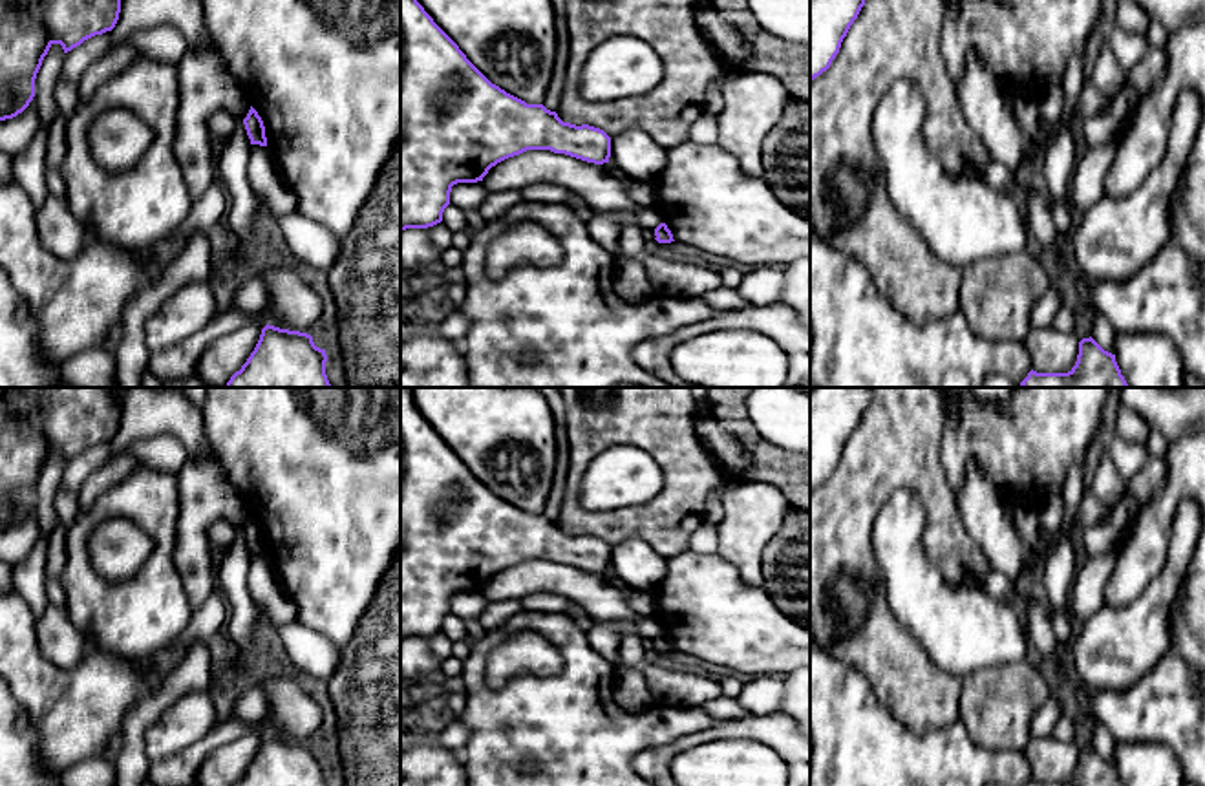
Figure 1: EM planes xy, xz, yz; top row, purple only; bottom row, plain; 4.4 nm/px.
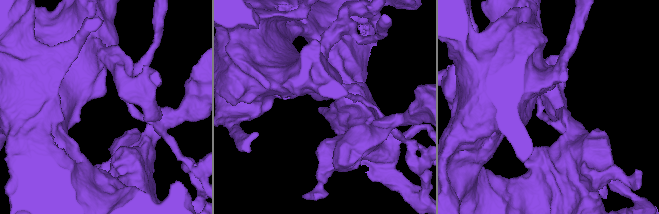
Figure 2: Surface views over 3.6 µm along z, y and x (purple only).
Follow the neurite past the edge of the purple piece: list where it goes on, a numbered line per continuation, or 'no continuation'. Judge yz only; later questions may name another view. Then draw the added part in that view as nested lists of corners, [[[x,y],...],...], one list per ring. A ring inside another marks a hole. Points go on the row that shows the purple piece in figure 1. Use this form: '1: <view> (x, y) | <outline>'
no continuation

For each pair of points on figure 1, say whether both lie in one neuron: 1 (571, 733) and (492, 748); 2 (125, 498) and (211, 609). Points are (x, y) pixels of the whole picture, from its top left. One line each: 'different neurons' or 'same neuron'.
1: same neuron
2: different neurons

